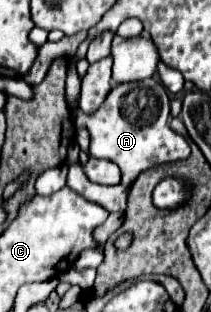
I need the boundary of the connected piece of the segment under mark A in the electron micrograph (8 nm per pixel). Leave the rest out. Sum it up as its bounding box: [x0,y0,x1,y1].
[73,78,191,188]

